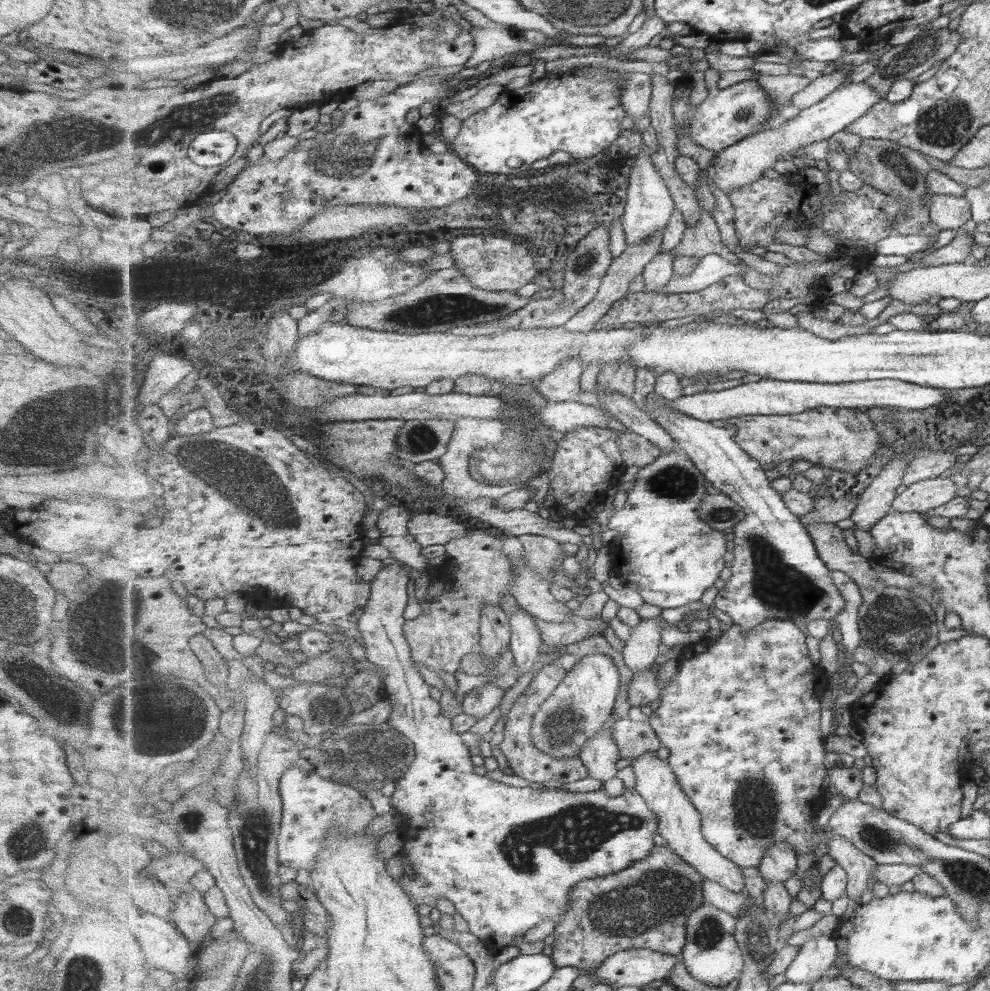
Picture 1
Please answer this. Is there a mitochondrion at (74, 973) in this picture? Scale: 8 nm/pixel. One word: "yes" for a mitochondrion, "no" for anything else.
yes

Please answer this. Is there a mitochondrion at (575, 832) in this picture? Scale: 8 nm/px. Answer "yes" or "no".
yes

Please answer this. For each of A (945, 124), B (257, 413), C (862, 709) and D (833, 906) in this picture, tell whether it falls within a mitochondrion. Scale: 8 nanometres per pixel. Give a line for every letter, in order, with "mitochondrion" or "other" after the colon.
A: mitochondrion
B: other
C: other
D: other

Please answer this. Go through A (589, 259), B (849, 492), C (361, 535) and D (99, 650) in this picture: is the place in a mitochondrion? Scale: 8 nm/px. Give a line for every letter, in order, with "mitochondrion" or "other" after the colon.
A: mitochondrion
B: other
C: other
D: mitochondrion

